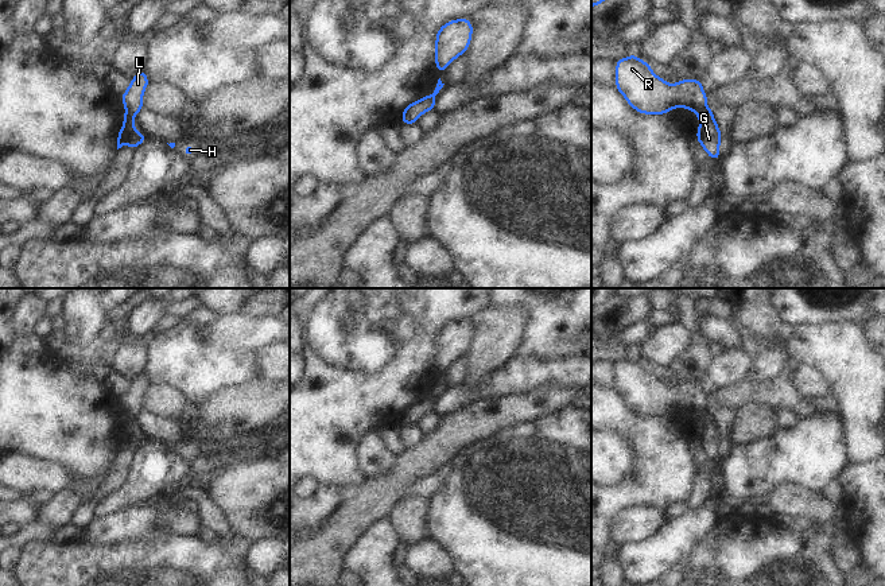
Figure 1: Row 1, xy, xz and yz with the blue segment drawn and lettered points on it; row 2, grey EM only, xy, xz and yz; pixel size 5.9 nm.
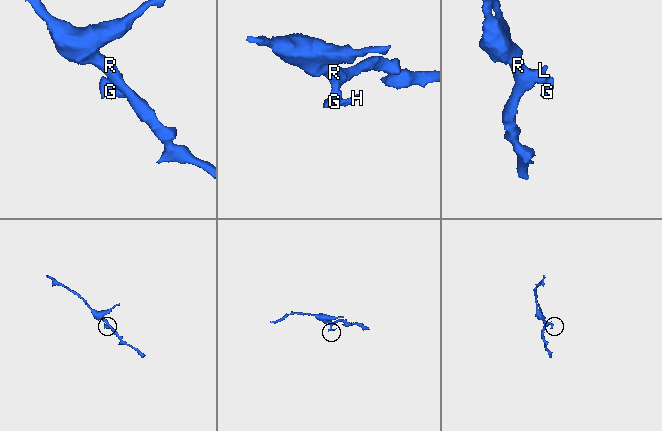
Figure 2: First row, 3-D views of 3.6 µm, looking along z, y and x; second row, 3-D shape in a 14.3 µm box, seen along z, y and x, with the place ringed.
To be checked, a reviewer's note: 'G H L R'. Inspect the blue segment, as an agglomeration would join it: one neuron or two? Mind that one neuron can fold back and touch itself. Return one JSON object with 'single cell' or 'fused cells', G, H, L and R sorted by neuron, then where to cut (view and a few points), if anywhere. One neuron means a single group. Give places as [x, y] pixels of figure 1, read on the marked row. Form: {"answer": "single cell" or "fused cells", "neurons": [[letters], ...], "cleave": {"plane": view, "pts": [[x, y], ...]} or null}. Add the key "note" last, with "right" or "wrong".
{"answer": "fused cells", "neurons": [["G", "H"], ["L", "R"]], "cleave": {"plane": "yz", "pts": [[707, 108], [699, 117]]}, "note": "wrong"}

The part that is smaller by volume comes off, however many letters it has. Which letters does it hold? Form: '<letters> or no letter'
G, H

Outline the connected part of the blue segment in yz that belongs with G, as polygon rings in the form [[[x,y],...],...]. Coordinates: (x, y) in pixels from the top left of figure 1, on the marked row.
[[[707,108],[706,112],[699,117],[696,140],[713,160],[718,160],[721,155],[719,151],[721,137],[722,133],[714,119],[713,109]]]

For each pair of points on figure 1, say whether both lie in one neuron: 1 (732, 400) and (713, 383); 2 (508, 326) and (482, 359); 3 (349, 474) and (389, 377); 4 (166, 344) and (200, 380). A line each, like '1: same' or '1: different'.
1: different
2: same
3: same
4: same

